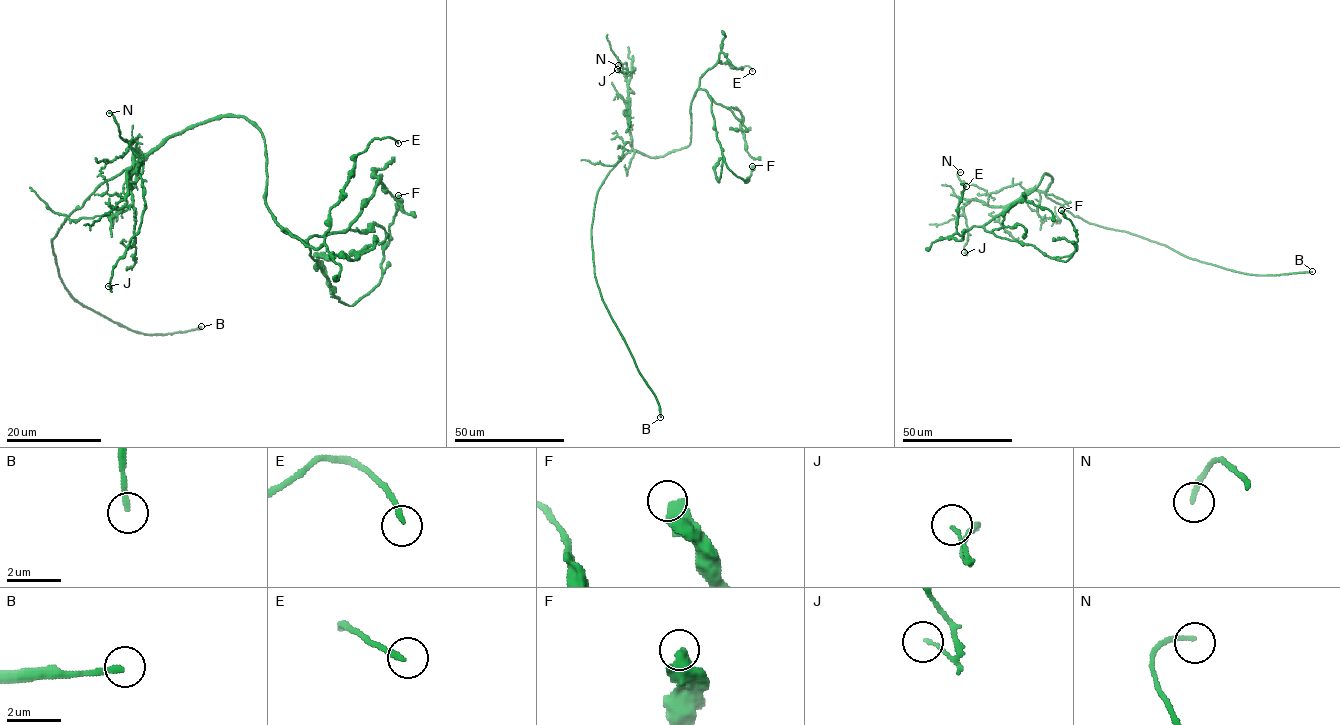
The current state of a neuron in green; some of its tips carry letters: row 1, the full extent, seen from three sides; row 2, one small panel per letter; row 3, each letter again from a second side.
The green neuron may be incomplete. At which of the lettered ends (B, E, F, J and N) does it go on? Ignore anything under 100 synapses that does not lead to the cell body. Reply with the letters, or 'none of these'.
B

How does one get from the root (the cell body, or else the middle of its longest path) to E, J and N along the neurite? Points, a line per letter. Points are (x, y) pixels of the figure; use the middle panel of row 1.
E: (629, 151), (659, 157), (685, 147), (699, 79), (719, 61), (752, 71)
J: (629, 151), (632, 140), (627, 117), (628, 84), (634, 69), (627, 73), (617, 69)
N: (629, 151), (632, 140), (627, 96), (629, 92), (634, 92), (628, 86), (622, 64), (620, 62), (618, 65)

